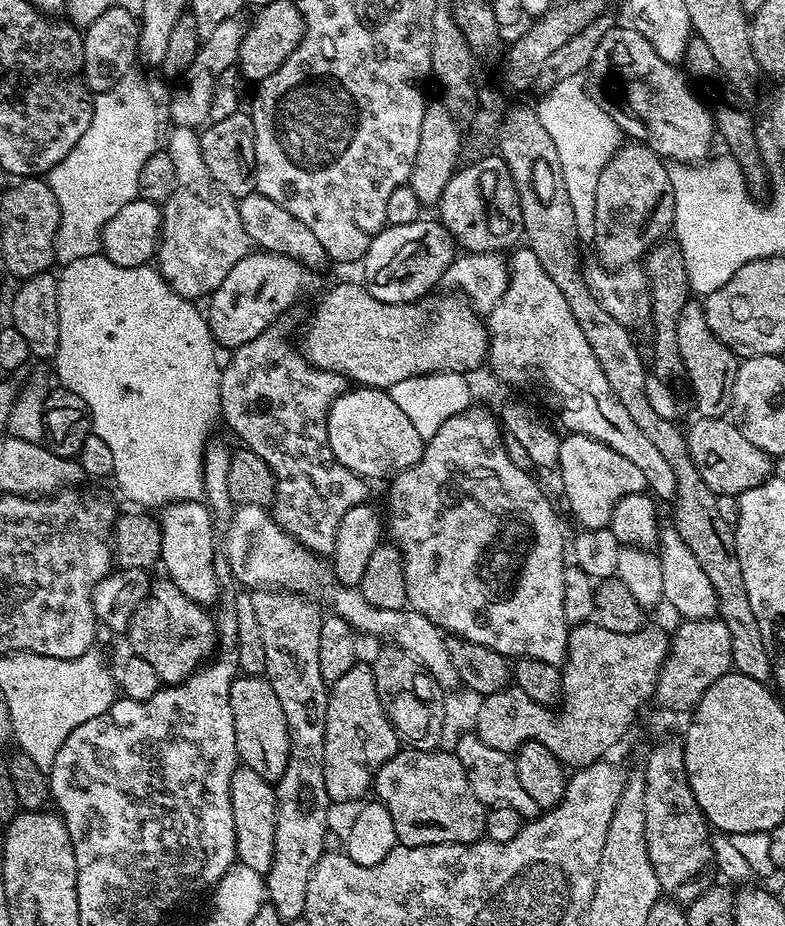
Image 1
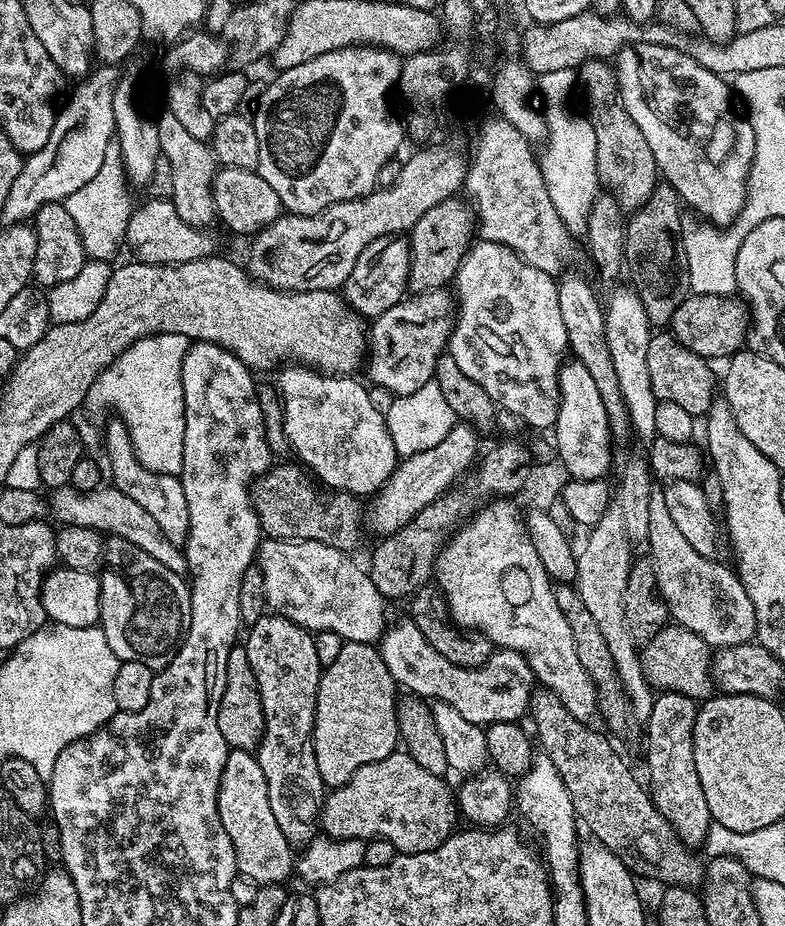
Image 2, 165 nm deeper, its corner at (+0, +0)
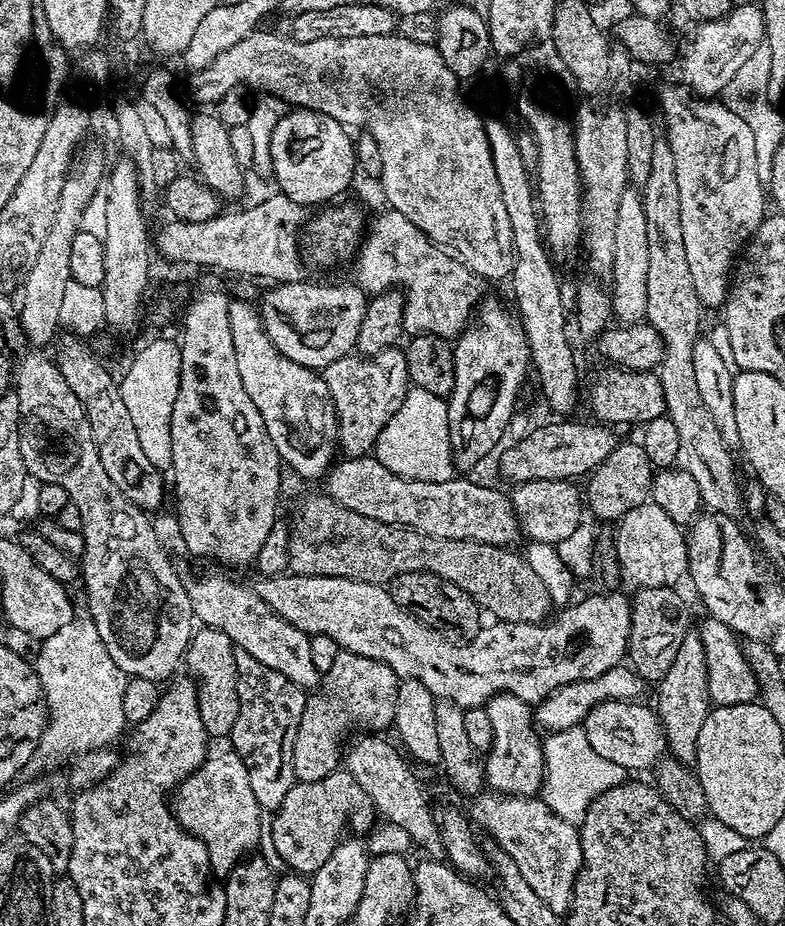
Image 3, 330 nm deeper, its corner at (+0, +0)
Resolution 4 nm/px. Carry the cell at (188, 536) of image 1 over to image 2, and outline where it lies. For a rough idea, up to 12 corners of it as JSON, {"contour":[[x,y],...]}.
{"contour":[[119,418],[104,428],[111,487],[183,545],[190,510],[179,476],[146,470]]}

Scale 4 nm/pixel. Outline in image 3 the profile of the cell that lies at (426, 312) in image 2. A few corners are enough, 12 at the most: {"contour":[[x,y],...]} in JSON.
{"contour":[[405,349],[322,370],[345,457],[373,451],[410,387]]}

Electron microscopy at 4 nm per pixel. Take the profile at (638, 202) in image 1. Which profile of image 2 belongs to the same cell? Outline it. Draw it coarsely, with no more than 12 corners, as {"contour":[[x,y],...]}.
{"contour":[[607,59],[578,69],[594,126],[596,174],[624,210],[643,206],[658,169],[616,97]]}

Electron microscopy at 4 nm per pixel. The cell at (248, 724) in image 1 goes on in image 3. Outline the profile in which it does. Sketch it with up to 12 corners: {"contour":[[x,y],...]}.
{"contour":[[197,627],[186,668],[198,681],[209,737],[238,722],[236,645]]}

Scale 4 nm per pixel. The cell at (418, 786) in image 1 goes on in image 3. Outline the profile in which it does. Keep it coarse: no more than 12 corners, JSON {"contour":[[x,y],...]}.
{"contour":[[345,770],[295,783],[275,809],[272,844],[313,874],[369,807]]}

